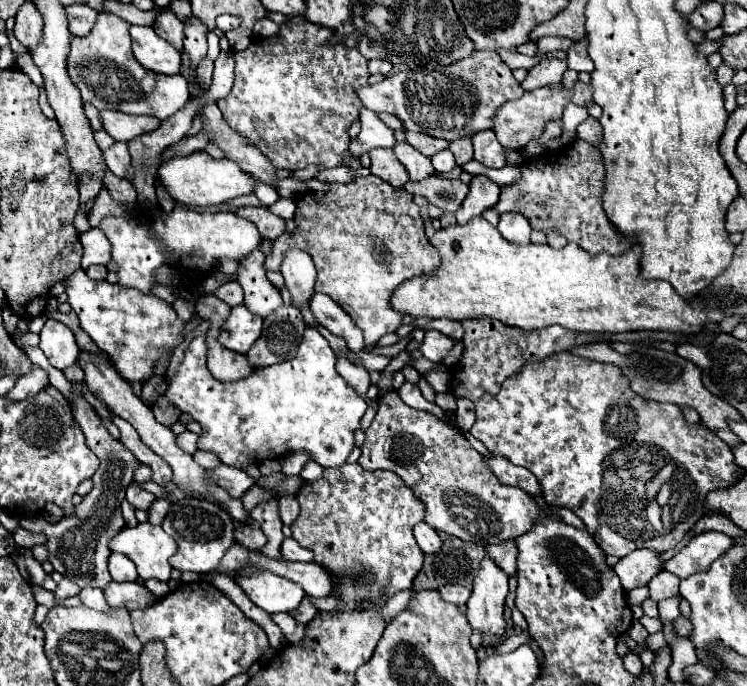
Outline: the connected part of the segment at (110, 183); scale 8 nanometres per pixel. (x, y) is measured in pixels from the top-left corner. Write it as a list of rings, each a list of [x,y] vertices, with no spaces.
[[[106,171],[104,173],[104,185],[108,187],[114,201],[118,201],[122,205],[134,205],[136,203],[136,191],[128,179],[114,177],[114,175],[110,175],[110,171]]]

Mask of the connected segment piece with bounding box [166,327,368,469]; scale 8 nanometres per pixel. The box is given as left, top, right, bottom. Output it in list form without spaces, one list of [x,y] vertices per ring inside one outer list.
[[[306,327],[304,339],[294,359],[264,369],[254,369],[254,373],[250,373],[246,379],[234,383],[222,383],[214,379],[214,375],[210,375],[206,367],[204,335],[192,339],[192,343],[186,349],[188,351],[184,355],[184,361],[180,363],[176,377],[168,385],[166,397],[180,411],[190,413],[192,419],[202,425],[198,449],[214,451],[214,455],[218,455],[218,459],[222,459],[224,465],[238,469],[246,469],[248,465],[260,465],[266,459],[282,459],[284,455],[294,451],[308,453],[310,459],[322,467],[342,467],[346,463],[348,455],[354,449],[354,431],[360,429],[360,419],[366,413],[368,405],[338,375],[338,371],[334,369],[336,355],[330,349],[328,341],[318,331]]]

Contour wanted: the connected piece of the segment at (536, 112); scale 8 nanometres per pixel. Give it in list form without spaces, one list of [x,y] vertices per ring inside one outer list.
[[[576,81],[572,89],[566,89],[562,83],[556,85],[546,85],[546,87],[538,87],[534,91],[524,93],[520,99],[504,103],[494,117],[494,127],[492,131],[496,131],[498,141],[506,147],[506,149],[524,149],[528,145],[528,141],[538,139],[544,133],[544,127],[550,119],[562,119],[562,111],[568,103],[576,103],[580,107],[588,107],[592,105],[592,87],[588,83]]]

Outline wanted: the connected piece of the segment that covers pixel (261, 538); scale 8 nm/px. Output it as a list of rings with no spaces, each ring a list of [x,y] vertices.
[[[250,519],[250,523],[234,521],[234,533],[236,533],[236,541],[248,549],[258,551],[266,545],[266,535],[262,533],[262,529],[258,527],[258,523],[254,519]]]

